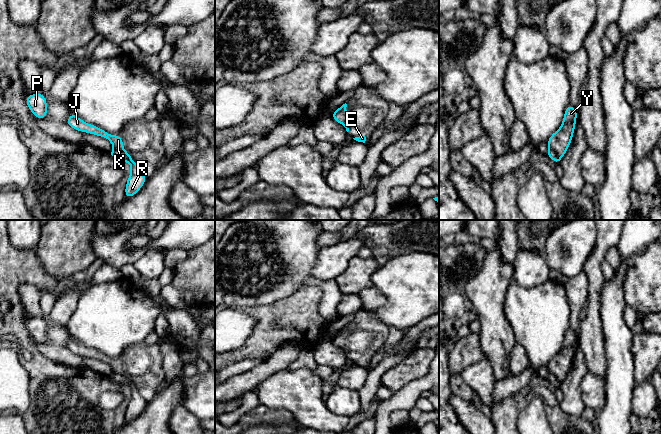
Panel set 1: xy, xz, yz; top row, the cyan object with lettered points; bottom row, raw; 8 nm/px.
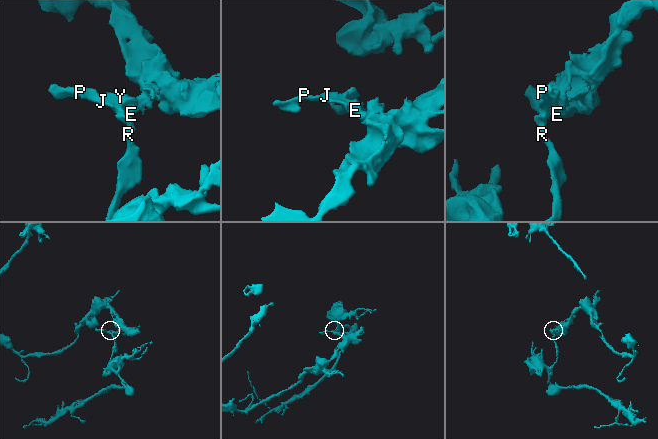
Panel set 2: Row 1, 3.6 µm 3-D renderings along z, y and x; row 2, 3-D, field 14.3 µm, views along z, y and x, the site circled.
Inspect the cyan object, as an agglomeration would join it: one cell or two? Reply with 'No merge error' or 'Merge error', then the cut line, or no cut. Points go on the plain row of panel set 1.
Merge error. Split along yz (550, 372), (560, 382)

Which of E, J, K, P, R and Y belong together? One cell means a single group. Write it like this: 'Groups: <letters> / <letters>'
Groups: E J K P Y / R

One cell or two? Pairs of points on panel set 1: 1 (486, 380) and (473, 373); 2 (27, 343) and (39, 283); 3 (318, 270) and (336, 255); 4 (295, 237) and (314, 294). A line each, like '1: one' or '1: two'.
1: one
2: one
3: one
4: two

